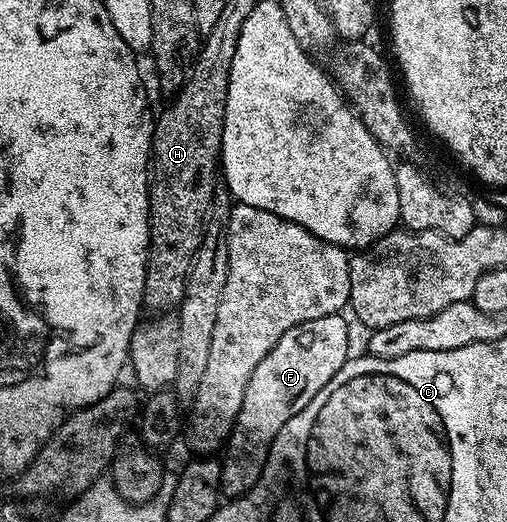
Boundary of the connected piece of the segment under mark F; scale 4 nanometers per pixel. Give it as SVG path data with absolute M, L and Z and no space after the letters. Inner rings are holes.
M336 314L301 322L285 330L281 342L261 358L257 370L253 370L253 378L249 378L249 386L245 386L245 402L241 402L241 410L225 445L228 460L224 459L221 464L224 497L241 496L254 488L263 474L273 442L277 434L281 434L281 426L285 426L293 414L305 410L305 406L313 402L317 390L321 390L321 386L325 386L325 382L329 382L349 359L347 347L351 344L351 332L345 317Z

